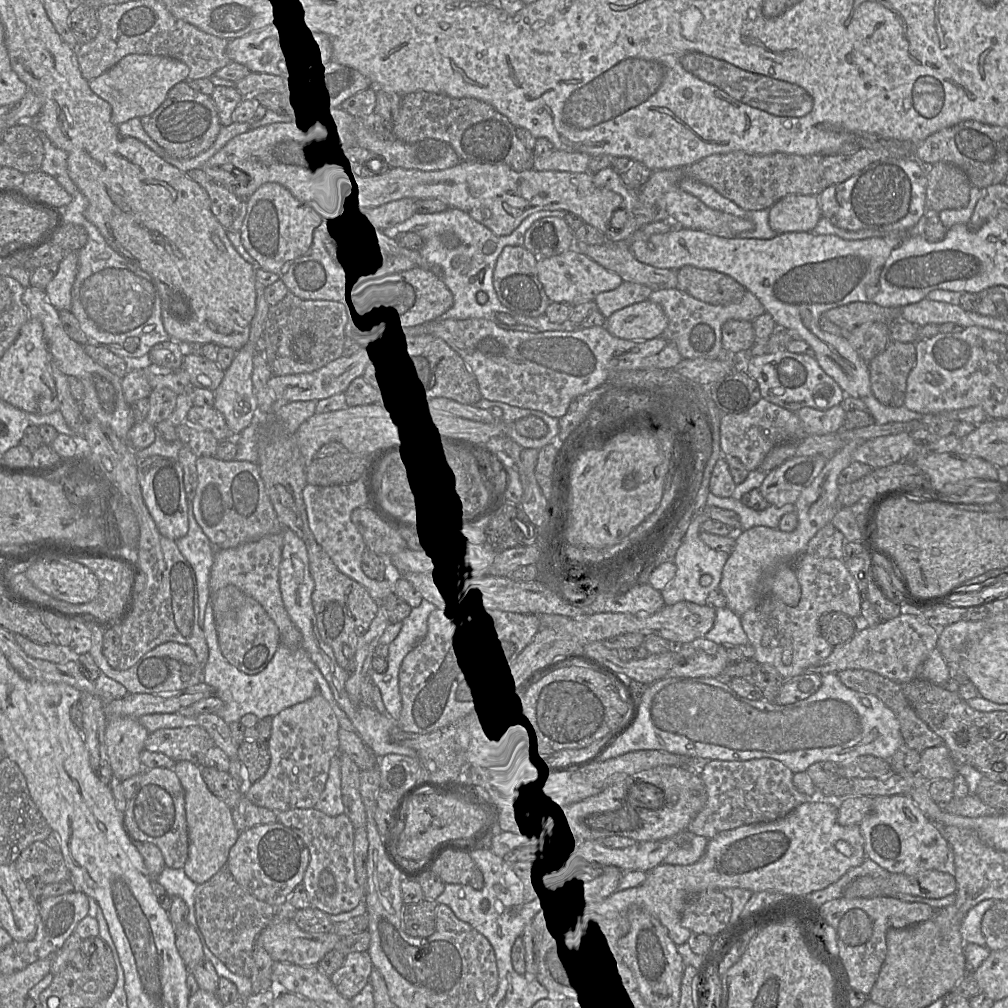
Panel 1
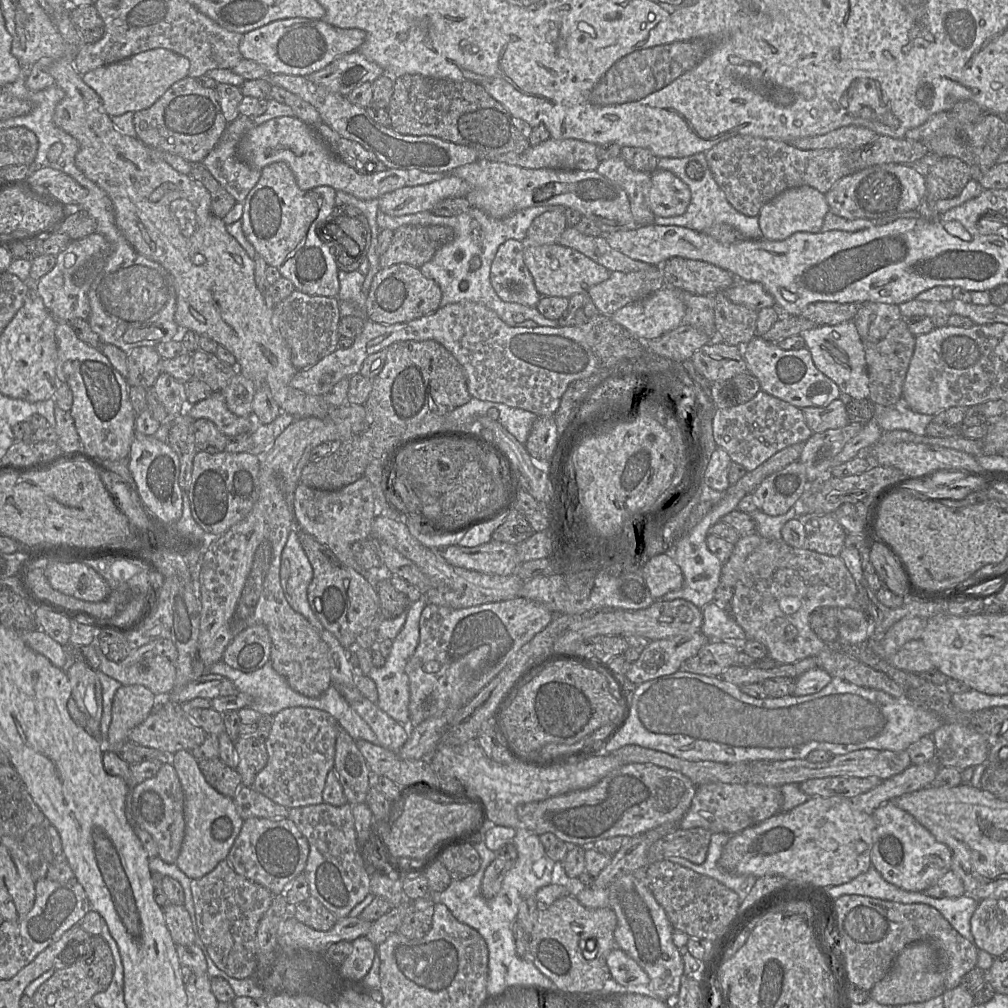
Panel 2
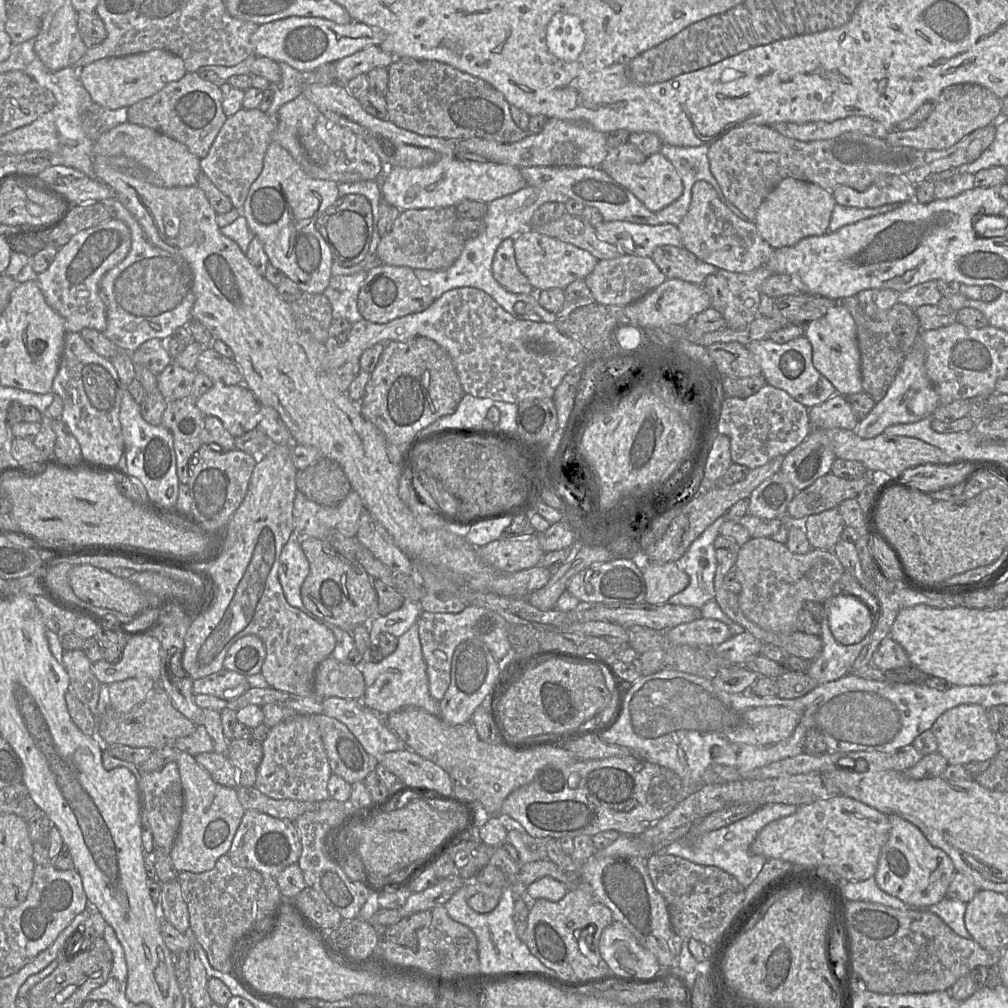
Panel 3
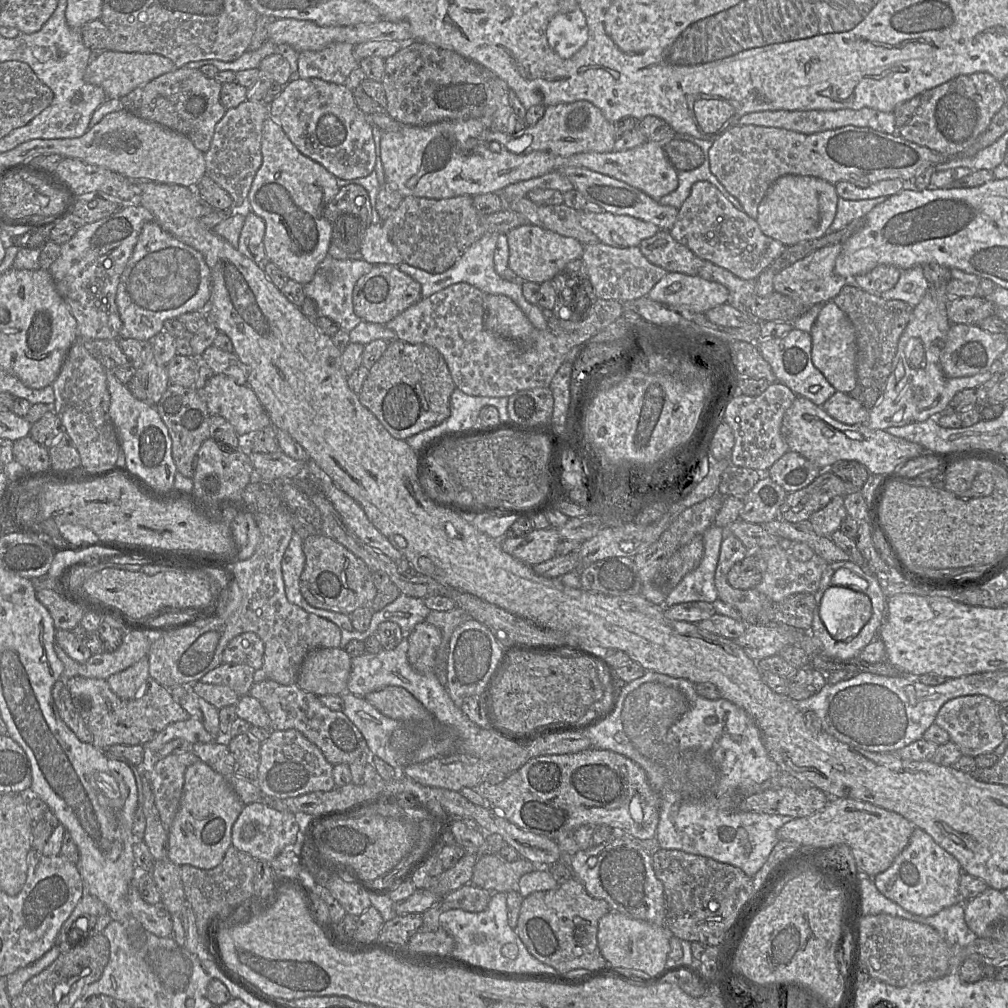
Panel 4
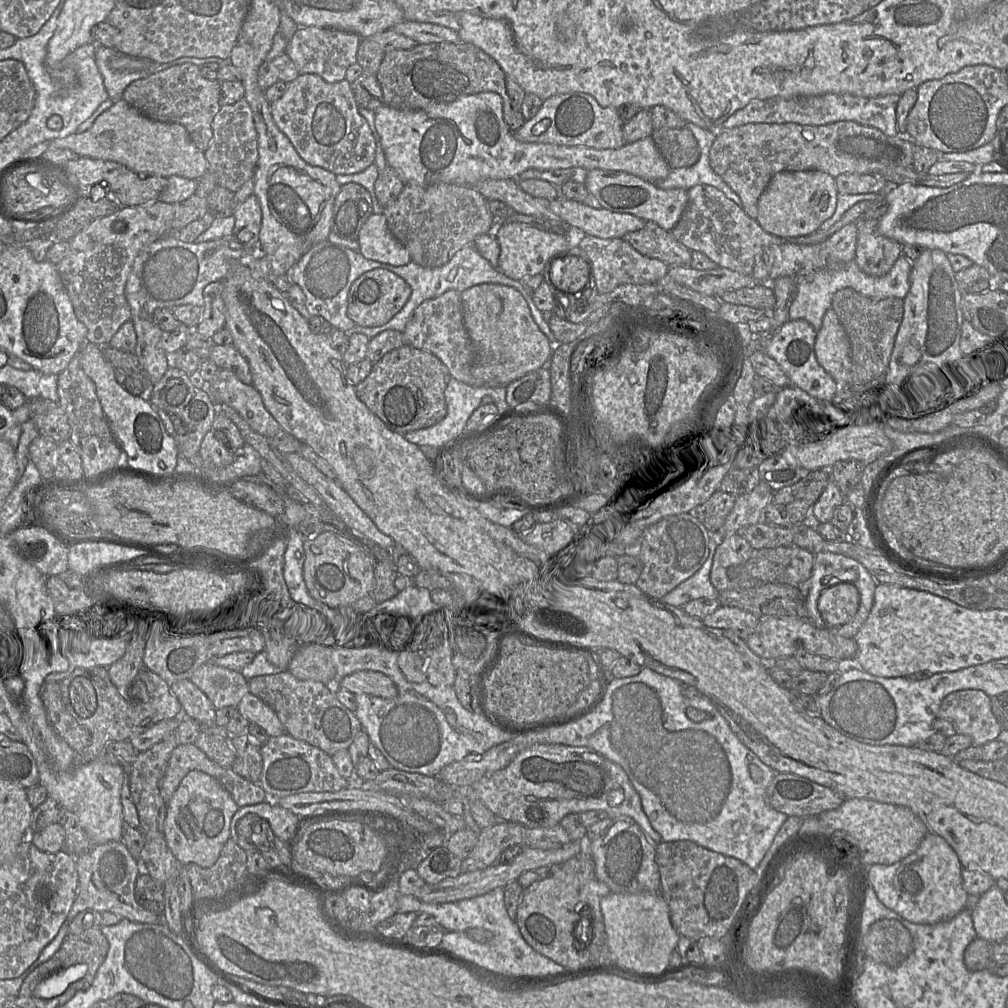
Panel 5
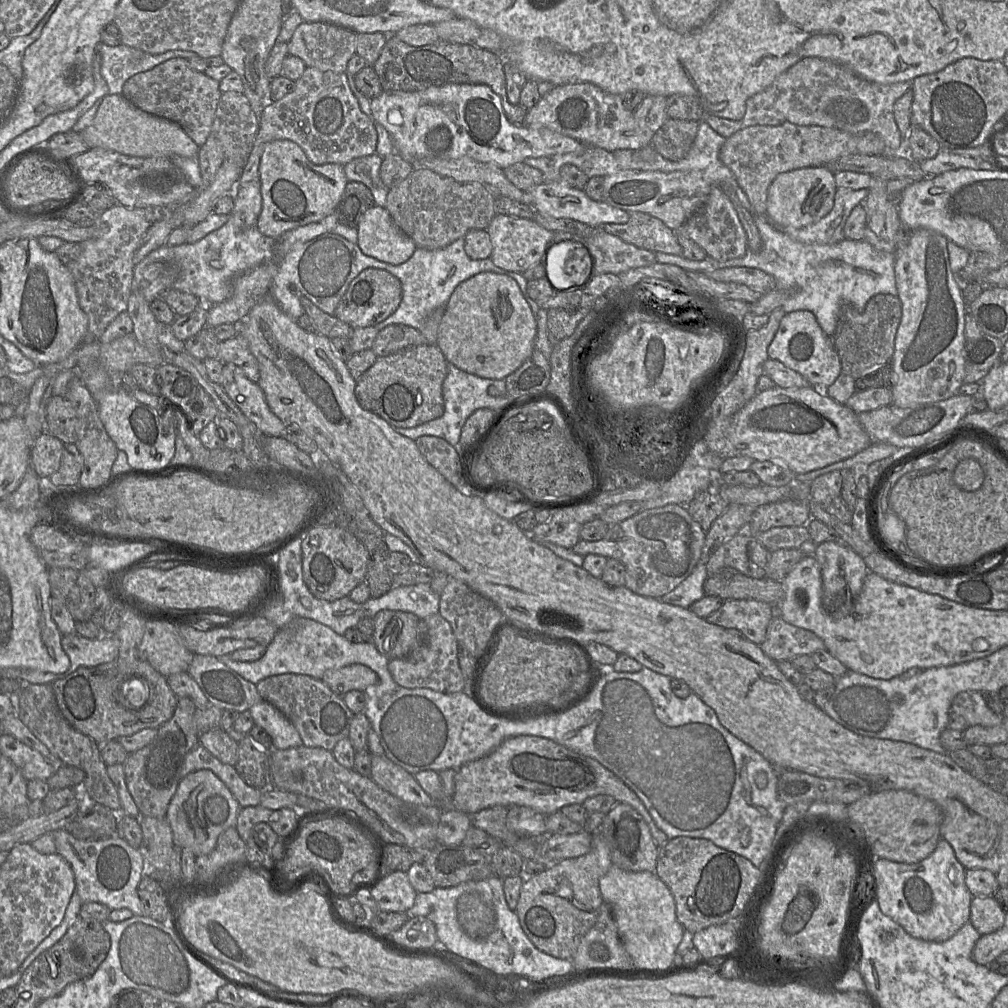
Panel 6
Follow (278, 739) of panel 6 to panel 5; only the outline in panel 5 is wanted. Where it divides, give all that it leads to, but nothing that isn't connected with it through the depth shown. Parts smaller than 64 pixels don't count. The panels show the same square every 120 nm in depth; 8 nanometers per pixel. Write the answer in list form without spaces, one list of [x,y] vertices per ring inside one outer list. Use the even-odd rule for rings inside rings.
[[[247,693],[239,702],[237,711],[250,723],[262,727],[270,737],[283,735],[285,729],[275,711],[257,696]]]

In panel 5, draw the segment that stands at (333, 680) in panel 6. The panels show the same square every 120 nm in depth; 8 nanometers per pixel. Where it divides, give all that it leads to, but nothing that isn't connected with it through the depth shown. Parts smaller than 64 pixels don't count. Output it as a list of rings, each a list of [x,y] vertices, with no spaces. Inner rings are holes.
[[[375,673],[348,675],[340,681],[339,687],[355,695],[368,694],[381,698],[395,698],[398,694],[397,687],[390,679]]]

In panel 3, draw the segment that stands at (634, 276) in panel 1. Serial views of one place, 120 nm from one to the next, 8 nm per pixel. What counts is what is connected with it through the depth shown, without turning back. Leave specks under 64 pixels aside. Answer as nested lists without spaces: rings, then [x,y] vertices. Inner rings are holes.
[[[567,212],[559,219],[538,226],[535,230],[584,249],[597,260],[612,259],[620,255],[616,246],[597,237],[594,227],[587,221]]]

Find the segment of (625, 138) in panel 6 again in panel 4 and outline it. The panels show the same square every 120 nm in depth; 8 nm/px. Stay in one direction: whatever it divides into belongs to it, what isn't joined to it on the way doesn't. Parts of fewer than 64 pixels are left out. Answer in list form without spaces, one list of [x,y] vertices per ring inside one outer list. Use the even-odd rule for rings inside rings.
[[[580,100],[546,107],[544,115],[534,126],[528,126],[519,137],[510,135],[504,147],[514,154],[545,151],[566,157],[584,152],[614,151],[616,140],[613,122],[608,121],[592,103]]]

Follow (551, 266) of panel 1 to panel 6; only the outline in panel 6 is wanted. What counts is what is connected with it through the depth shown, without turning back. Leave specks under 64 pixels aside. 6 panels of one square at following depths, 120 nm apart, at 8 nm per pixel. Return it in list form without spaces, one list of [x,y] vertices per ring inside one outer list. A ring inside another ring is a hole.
[[[496,214],[486,231],[493,247],[490,259],[499,268],[522,274],[539,263],[551,246],[553,232],[536,223],[533,219],[517,218]]]

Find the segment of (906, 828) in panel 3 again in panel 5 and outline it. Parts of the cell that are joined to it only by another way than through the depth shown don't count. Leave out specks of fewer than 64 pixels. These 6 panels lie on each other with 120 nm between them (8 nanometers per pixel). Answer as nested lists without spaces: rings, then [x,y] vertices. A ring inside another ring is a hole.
[[[928,832],[914,853],[901,861],[867,868],[878,899],[909,922],[932,925],[948,921],[967,907],[969,894],[963,886],[960,860],[946,840],[932,832]]]

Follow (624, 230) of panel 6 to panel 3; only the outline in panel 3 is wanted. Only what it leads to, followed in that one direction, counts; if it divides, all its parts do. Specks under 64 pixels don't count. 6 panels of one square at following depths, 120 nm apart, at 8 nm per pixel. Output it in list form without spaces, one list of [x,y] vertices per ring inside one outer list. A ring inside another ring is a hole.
[[[658,246],[651,258],[667,279],[681,279],[697,285],[702,285],[708,275],[718,270],[682,246]]]

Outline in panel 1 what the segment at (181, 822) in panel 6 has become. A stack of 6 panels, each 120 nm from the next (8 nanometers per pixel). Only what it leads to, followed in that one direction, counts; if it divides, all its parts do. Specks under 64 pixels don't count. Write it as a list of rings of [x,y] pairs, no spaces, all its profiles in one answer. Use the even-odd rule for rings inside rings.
[[[182,760],[176,762],[173,770],[185,792],[189,849],[183,870],[190,880],[200,885],[211,879],[220,869],[227,868],[230,849],[240,832],[235,826],[232,809],[209,790],[198,765]]]

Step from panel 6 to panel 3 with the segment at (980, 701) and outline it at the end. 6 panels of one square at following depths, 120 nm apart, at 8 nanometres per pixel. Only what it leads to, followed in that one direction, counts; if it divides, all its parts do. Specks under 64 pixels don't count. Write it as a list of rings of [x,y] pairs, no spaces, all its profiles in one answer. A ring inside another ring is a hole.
[[[962,704],[944,712],[932,725],[930,730],[937,740],[937,752],[949,765],[982,762],[994,758],[998,753],[999,748],[991,731],[986,710],[977,704]]]

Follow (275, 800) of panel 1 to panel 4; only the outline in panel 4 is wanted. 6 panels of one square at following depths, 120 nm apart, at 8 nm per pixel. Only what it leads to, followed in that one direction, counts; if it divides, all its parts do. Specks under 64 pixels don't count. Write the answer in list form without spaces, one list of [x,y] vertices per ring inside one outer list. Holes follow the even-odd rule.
[[[296,729],[272,730],[260,746],[260,764],[256,784],[263,796],[289,798],[336,787],[331,764],[322,751]]]

